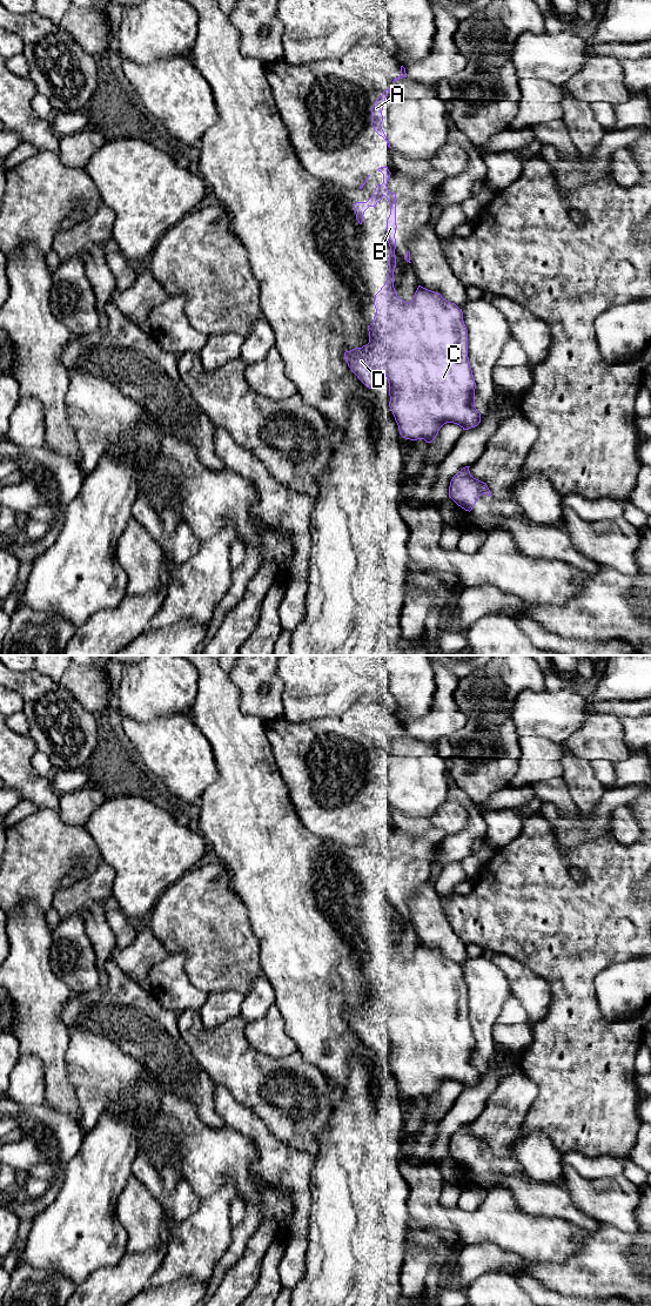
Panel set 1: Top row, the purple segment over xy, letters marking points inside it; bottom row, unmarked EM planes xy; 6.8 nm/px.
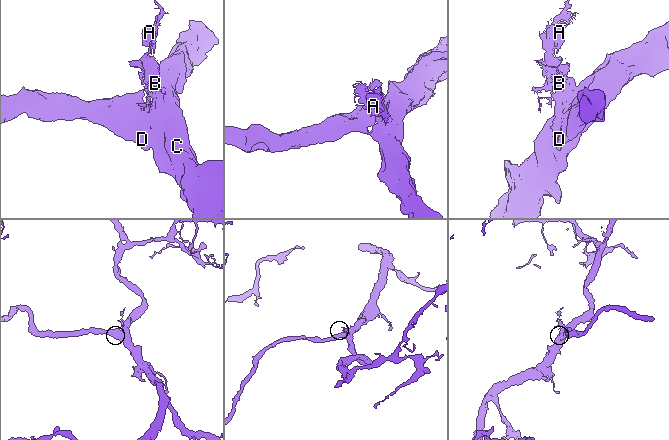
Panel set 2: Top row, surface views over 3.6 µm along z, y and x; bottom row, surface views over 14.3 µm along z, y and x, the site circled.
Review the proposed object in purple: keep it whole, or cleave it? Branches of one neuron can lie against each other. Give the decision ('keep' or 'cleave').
keep

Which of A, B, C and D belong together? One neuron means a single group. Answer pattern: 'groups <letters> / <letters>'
groups A B C D

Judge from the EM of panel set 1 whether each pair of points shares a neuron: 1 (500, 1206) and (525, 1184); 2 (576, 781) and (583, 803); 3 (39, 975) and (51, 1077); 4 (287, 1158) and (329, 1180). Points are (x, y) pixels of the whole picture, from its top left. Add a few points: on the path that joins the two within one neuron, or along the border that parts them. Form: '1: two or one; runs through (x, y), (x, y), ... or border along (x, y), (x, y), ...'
1: two; border along (488, 1190), (504, 1187), (514, 1205), (530, 1216)
2: one; runs through (582, 787), (583, 798)
3: one; runs through (39, 1001), (39, 1029), (48, 1039), (51, 1051)
4: two; border along (315, 1156), (310, 1171), (310, 1198)

